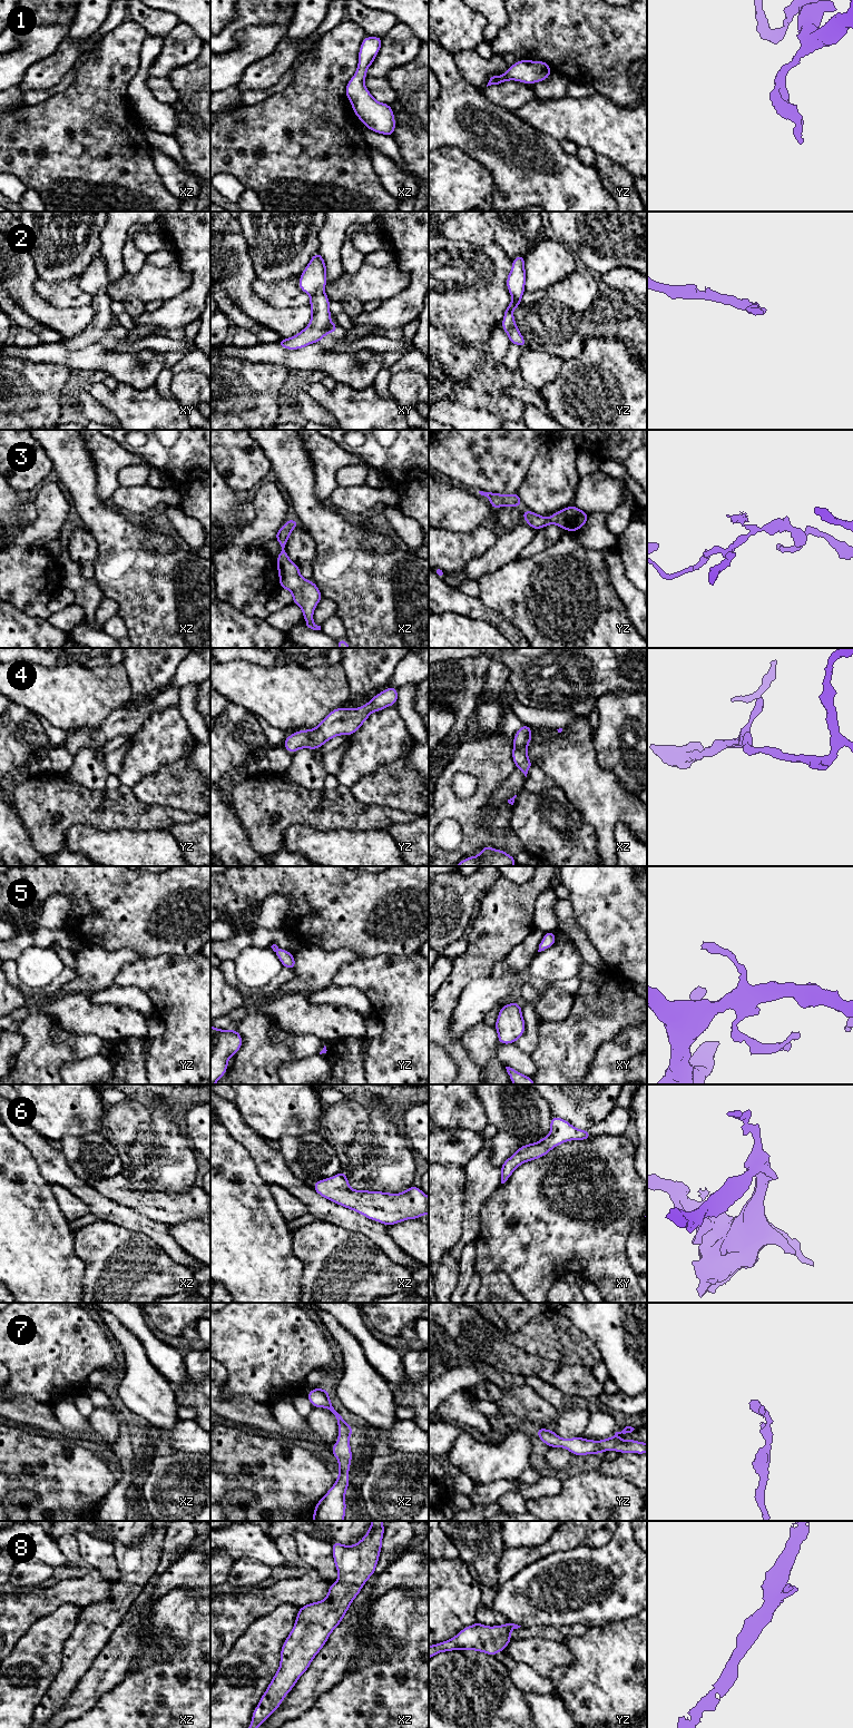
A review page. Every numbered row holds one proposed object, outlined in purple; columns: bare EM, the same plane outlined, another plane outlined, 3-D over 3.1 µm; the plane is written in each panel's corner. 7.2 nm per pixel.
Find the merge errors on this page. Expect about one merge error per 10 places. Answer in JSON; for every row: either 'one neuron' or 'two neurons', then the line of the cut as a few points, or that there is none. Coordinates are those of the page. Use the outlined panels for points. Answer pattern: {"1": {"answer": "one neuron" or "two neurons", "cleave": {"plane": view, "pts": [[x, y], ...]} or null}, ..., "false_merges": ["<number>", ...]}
{"1": {"answer": "one neuron", "cleave": null}, "2": {"answer": "one neuron", "cleave": null}, "3": {"answer": "one neuron", "cleave": null}, "4": {"answer": "one neuron", "cleave": null}, "5": {"answer": "one neuron", "cleave": null}, "6": {"answer": "one neuron", "cleave": null}, "7": {"answer": "one neuron", "cleave": null}, "8": {"answer": "one neuron", "cleave": null}, "false_merges": []}

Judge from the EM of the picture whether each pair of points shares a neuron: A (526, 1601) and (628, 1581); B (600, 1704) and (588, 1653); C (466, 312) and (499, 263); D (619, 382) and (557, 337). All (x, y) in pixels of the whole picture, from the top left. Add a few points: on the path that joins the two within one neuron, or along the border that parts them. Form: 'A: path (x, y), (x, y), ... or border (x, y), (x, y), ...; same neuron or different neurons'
A: path (551, 1591), (575, 1586), (603, 1584); same neuron
B: path (598, 1691), (590, 1684), (590, 1666); same neuron
C: path (478, 300), (494, 284), (497, 275); same neuron
D: border (601, 339), (587, 337), (581, 353), (564, 361); different neurons

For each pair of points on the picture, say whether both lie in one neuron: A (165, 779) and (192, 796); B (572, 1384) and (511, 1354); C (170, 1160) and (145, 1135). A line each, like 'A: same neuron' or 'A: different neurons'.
A: same neuron
B: same neuron
C: same neuron

